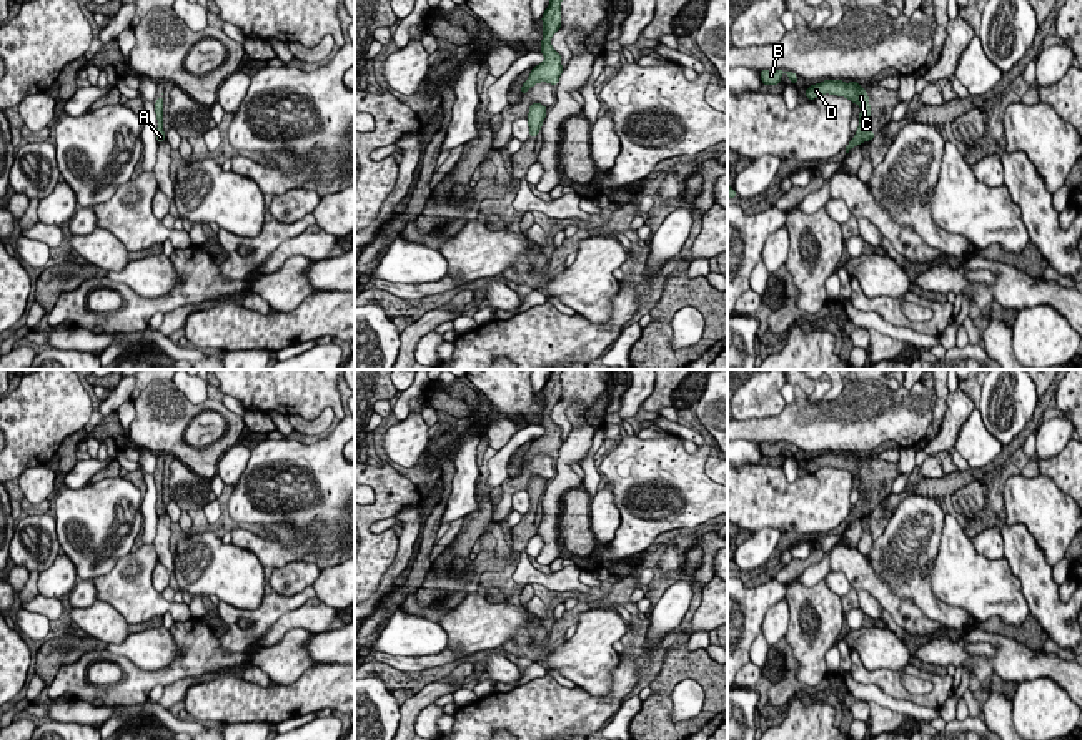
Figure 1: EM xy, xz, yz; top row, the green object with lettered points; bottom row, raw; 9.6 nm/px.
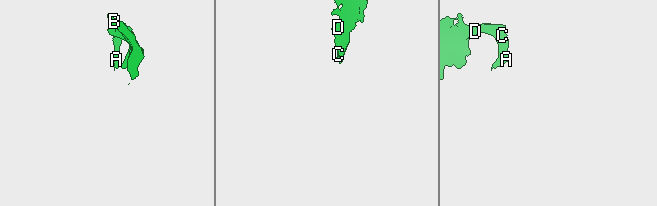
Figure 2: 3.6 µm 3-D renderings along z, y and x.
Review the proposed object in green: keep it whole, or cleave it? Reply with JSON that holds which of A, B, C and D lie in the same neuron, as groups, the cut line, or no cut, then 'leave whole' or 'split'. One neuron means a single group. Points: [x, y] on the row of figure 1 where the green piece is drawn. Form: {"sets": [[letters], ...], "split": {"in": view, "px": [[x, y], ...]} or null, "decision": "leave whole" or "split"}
{"sets": [["A", "B", "C", "D"]], "split": null, "decision": "leave whole"}

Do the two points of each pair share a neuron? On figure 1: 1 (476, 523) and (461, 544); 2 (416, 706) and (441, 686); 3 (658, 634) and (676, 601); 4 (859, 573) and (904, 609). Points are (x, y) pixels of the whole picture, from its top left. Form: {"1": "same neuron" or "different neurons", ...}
{"1": "same neuron", "2": "same neuron", "3": "same neuron", "4": "same neuron"}

